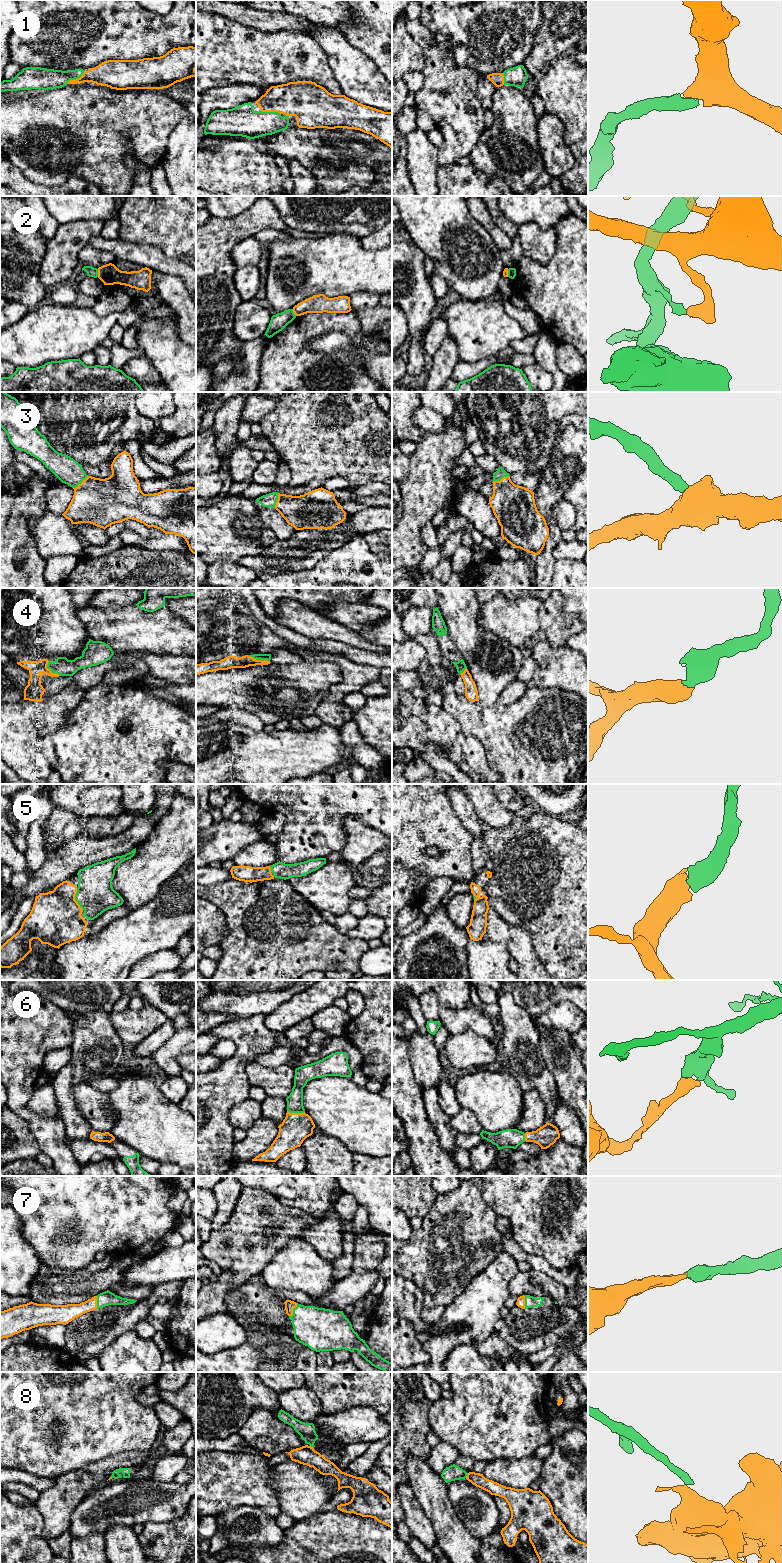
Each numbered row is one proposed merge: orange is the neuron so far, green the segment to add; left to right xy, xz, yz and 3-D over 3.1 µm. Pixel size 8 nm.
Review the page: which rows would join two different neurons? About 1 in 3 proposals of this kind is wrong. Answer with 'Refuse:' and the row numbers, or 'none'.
Refuse: 2, 8

